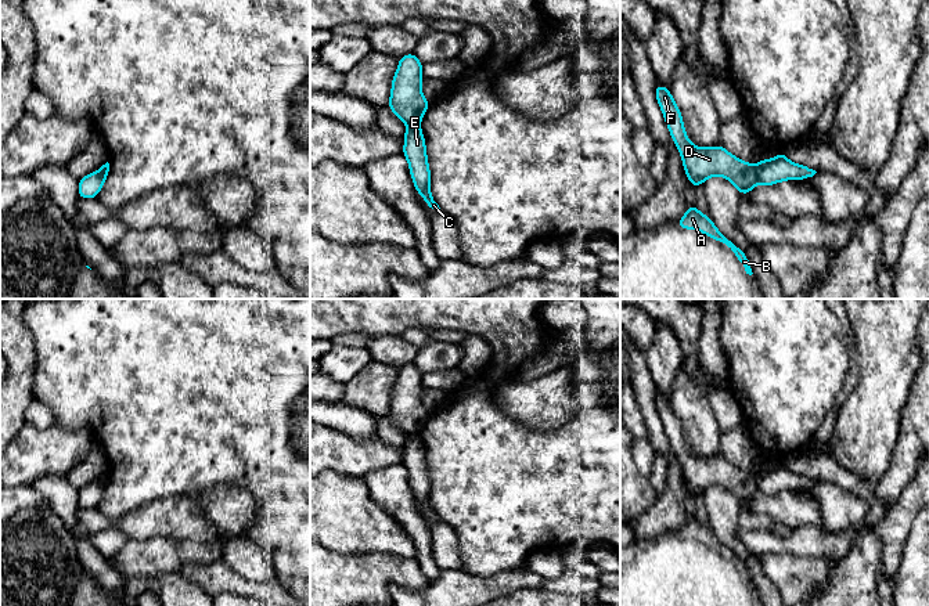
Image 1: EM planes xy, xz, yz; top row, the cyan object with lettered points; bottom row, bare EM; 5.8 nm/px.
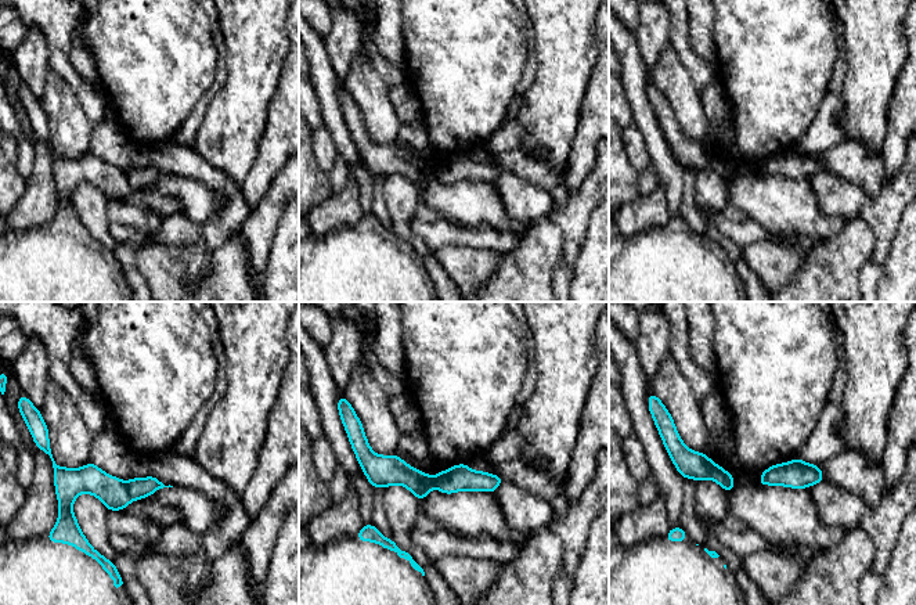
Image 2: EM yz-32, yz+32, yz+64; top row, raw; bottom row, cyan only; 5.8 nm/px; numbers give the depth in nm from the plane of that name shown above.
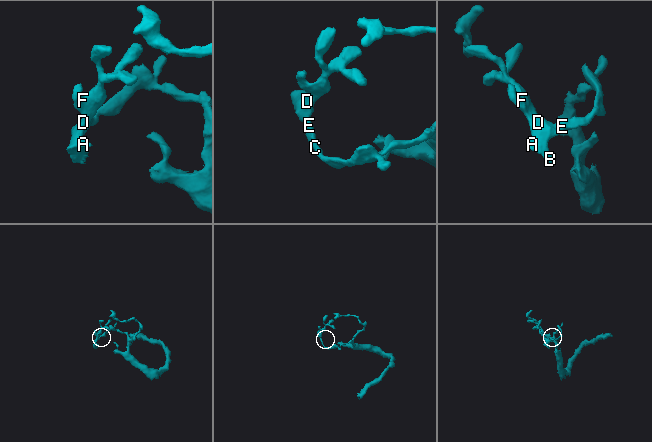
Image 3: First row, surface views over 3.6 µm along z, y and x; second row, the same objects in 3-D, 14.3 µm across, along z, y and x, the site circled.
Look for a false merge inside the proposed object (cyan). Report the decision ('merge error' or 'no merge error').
merge error

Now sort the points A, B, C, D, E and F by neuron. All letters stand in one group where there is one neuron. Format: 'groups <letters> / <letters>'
groups A B D F / C E

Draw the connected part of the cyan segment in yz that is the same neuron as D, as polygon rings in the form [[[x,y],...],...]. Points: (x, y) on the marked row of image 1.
[[[659,83],[655,87],[655,95],[670,136],[681,154],[683,167],[692,188],[705,184],[712,176],[723,176],[737,187],[741,195],[748,195],[760,183],[755,165],[738,159],[721,145],[699,148],[689,141],[684,130],[681,112],[670,90]]]

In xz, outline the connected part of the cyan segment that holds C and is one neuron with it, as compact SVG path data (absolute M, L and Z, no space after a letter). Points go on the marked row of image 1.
M410 125L403 137L404 148L402 154L407 158L417 192L424 198L429 208L440 210L429 188L431 170L426 158L425 138L420 125Z

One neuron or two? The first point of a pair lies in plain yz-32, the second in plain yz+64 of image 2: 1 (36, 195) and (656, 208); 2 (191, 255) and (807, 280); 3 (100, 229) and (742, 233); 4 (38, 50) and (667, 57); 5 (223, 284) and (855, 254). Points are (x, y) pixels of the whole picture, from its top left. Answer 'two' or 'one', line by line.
1: one
2: two
3: two
4: two
5: one

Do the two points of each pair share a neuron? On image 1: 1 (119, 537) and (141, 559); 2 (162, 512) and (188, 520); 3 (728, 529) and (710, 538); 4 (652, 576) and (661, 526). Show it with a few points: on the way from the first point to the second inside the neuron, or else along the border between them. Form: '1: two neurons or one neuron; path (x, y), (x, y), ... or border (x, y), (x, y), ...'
1: two neurons; border (128, 538), (108, 558)
2: one neuron; path (169, 516), (182, 518)
3: two neurons; border (709, 527), (740, 558)
4: two neurons; border (665, 534), (656, 538), (636, 541)

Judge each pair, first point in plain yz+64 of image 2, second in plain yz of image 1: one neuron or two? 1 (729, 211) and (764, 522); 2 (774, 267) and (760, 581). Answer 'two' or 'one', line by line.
1: one
2: two

